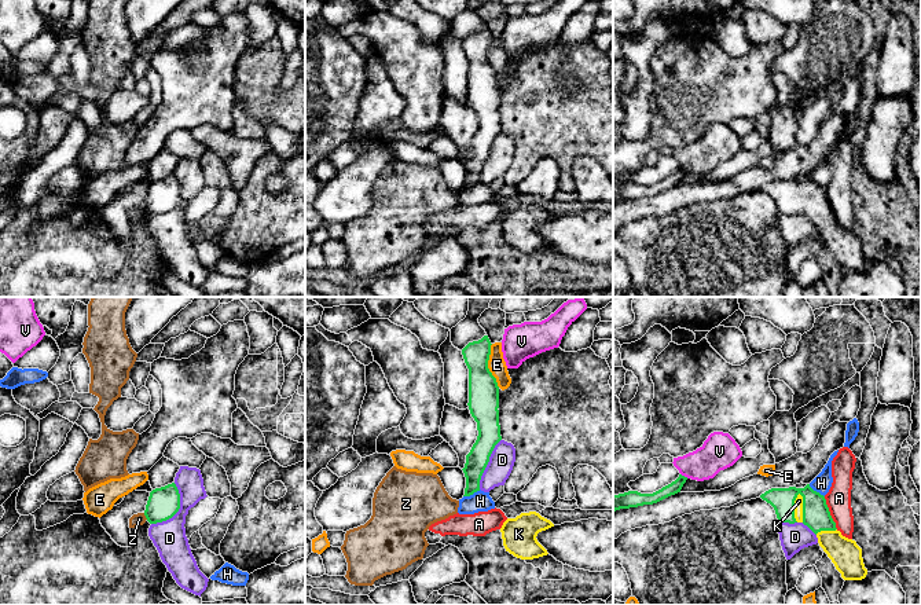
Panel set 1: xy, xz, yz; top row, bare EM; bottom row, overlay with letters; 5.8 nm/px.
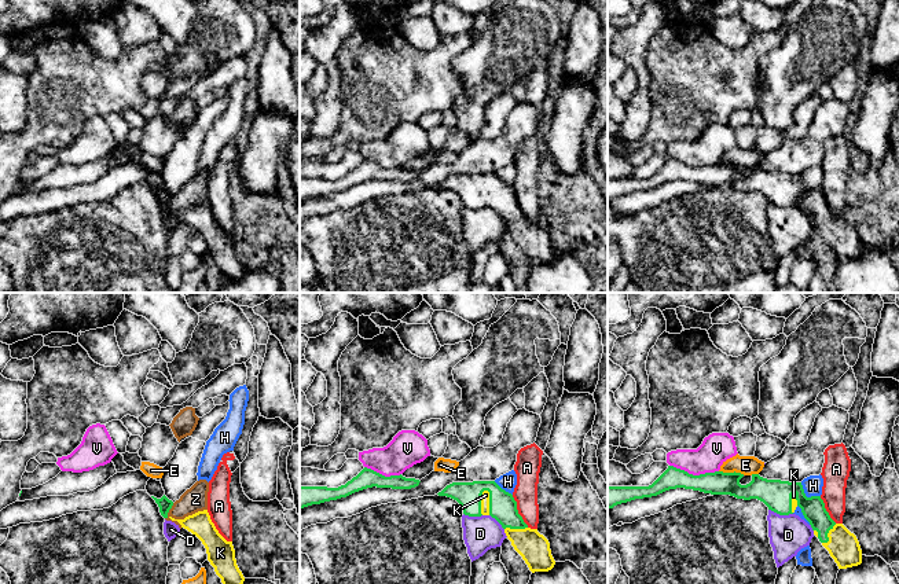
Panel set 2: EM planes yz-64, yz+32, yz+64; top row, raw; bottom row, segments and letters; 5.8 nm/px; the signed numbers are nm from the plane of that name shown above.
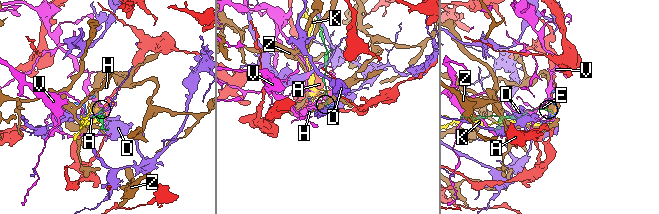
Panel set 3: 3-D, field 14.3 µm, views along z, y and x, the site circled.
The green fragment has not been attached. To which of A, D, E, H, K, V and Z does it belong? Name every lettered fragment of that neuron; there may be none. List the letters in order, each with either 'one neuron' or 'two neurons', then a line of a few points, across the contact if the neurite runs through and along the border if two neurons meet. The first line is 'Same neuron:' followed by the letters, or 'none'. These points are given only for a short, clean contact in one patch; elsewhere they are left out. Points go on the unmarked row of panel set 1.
Same neuron: K
A: two neurons; line yz (824, 189), (829, 206), (837, 220)
D: two neurons
E: two neurons
H: two neurons; line xz (480, 182), (463, 189)
K: one neuron; line yz (815, 205), (810, 200), (803, 200), (799, 193)
V: two neurons; line yz (681, 165), (688, 169)
Z: two neurons; line xy (143, 205), (147, 211)

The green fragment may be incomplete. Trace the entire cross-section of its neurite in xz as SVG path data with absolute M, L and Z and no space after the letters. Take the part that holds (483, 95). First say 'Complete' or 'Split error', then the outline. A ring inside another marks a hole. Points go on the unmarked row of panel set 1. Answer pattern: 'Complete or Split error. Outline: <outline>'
Complete. Outline: M484 28L469 34L462 47L469 60L469 102L477 114L478 128L462 161L466 169L463 188L480 183L481 168L489 154L495 138L502 132L499 117L499 78L488 60L491 33Z

